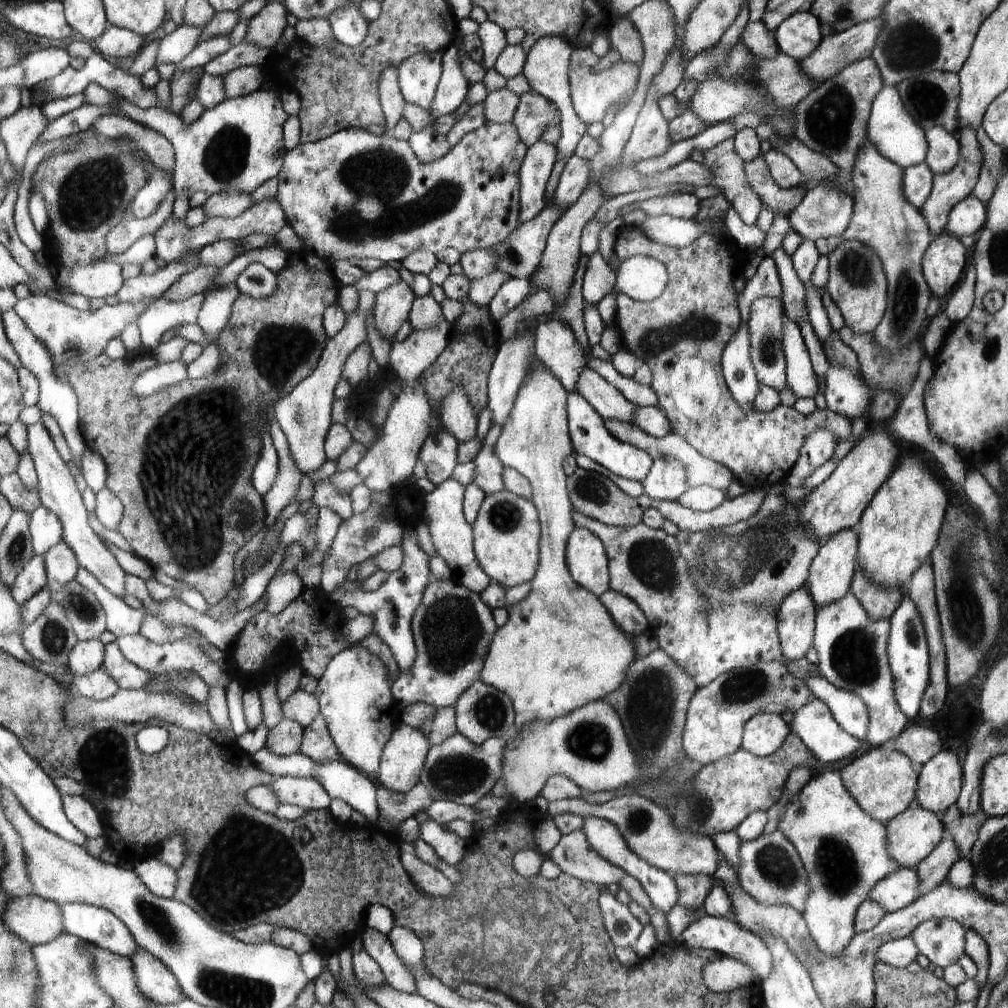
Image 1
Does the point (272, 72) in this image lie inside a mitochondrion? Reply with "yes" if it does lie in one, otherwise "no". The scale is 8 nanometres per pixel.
no

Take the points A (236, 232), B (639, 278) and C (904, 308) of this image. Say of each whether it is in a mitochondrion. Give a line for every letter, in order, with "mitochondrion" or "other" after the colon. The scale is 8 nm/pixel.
A: other
B: other
C: mitochondrion

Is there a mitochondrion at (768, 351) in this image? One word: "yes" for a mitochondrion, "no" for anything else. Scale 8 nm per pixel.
yes

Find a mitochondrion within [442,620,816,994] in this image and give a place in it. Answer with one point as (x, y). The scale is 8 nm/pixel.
(540, 933)

